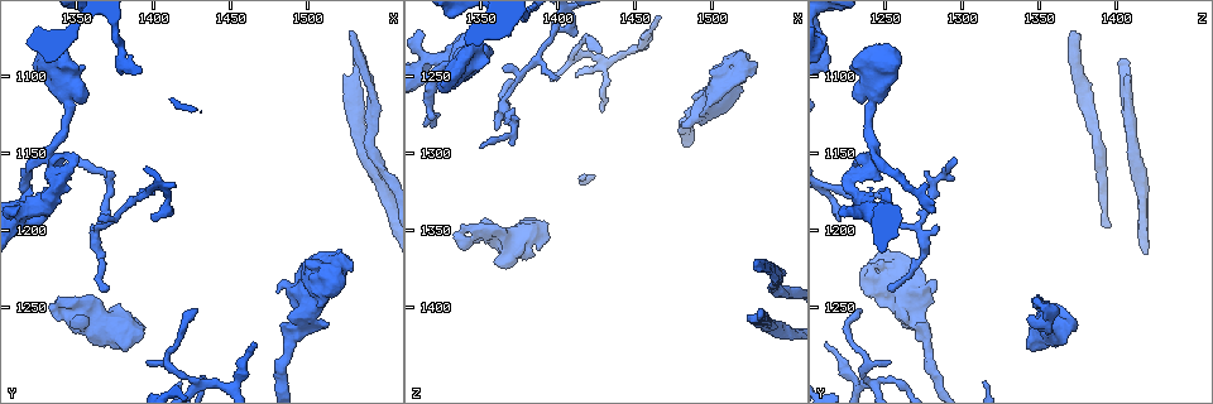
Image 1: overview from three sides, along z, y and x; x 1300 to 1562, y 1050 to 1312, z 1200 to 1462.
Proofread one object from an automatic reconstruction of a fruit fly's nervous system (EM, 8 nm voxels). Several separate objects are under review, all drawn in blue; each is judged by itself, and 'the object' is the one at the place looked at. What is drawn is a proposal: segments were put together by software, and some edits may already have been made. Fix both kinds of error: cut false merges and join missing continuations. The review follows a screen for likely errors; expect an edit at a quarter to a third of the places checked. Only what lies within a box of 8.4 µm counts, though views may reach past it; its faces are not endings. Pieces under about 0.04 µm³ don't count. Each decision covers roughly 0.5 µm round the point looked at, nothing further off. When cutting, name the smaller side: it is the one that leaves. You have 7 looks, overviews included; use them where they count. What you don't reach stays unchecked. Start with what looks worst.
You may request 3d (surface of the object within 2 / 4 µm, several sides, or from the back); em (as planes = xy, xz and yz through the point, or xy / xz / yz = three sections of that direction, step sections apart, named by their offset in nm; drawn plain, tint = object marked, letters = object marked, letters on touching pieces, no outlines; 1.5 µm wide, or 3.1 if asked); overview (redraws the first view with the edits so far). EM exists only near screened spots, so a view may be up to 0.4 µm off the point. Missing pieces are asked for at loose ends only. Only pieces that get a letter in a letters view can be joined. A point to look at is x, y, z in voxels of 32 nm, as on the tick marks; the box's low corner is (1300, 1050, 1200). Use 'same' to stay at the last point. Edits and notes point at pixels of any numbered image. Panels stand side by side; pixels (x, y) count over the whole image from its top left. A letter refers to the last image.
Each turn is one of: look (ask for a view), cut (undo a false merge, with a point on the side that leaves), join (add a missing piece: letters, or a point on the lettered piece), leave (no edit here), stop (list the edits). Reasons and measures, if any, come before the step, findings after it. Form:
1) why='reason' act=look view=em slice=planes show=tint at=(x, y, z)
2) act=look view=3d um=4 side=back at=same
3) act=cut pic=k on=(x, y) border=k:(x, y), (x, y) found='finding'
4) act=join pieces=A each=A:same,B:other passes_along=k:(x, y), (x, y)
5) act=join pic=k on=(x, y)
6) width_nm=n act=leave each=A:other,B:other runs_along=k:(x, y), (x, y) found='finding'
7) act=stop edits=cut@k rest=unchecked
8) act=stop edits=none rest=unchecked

why='branch stops here' act=look view=em slice=planes show=plain at=(1530, 1088, 1404)

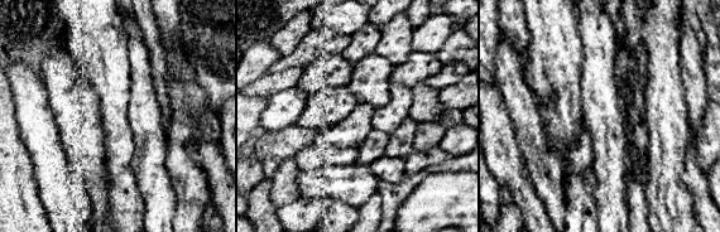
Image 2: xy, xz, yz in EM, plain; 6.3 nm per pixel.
why='what lies round it' act=look view=em slice=planes show=letters at=same

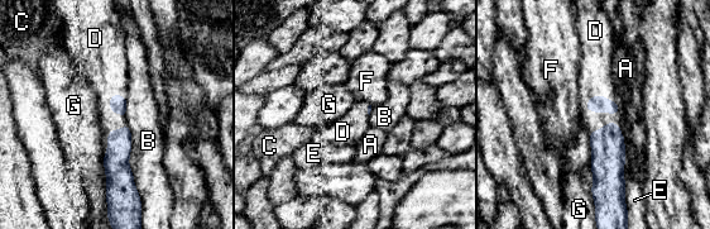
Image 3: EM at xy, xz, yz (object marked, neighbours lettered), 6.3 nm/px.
width_nm=110 act=join pieces=D each=A:other,B:other,C:other,D:same,E:other,F:other,G:other passes_along=3:(599, 104), (603, 111), (596, 74) found='it goes on there'

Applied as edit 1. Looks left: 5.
act=look view=overview

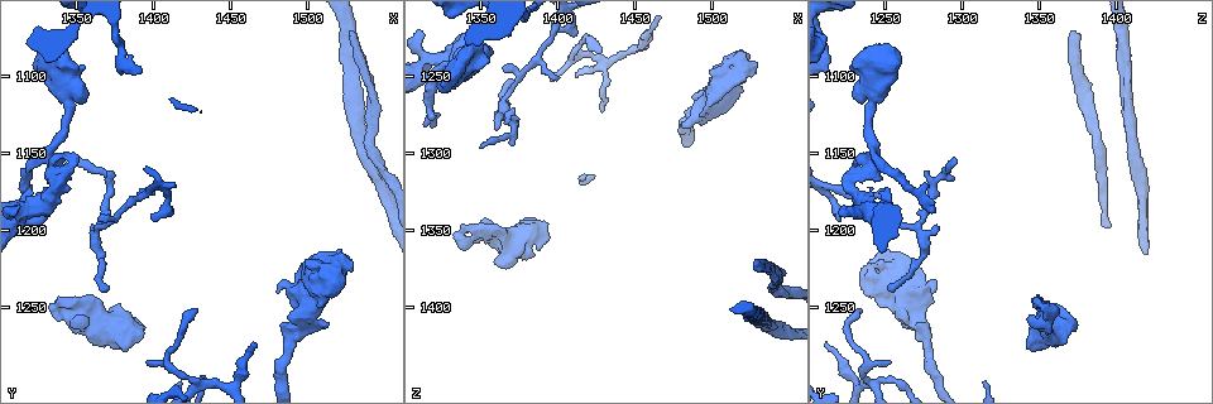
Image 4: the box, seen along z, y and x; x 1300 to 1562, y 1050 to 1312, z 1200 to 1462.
why='stops while still wide' act=look view=em slice=yz step=4 show=tint at=(1324, 1082, 1258)

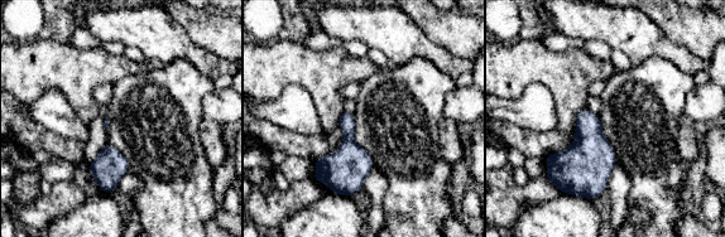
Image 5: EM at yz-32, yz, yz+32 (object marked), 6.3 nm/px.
act=look view=em slice=planes show=letters at=same

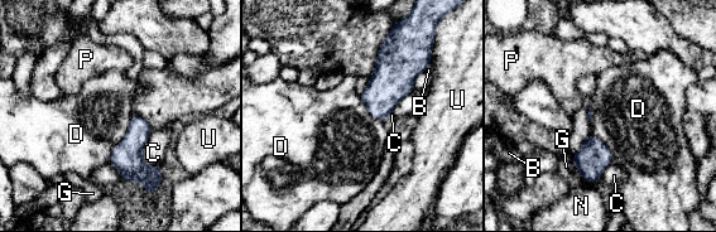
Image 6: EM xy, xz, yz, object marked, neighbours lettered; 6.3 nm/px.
act=leave each=B:other,C:other,D:other,G:other,N:other,P:other,U:other border=6:(134, 112), (107, 162) found='no lettered piece goes on from it'

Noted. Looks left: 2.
act=stop edits=join@3 rest=unchecked

